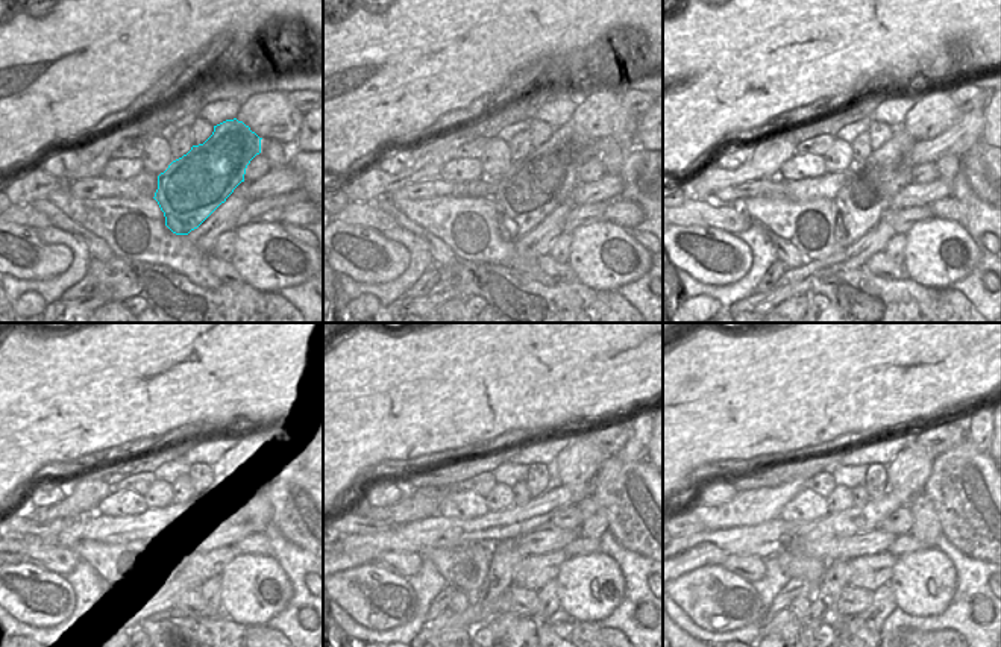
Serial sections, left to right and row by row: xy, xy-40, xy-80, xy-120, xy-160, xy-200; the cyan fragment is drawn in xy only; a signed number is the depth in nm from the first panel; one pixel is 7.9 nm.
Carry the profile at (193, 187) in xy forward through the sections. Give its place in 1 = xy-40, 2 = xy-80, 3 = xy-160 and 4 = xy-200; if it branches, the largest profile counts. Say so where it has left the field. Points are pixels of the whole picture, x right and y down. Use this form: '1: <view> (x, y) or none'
1: xy-40 (533, 187)
2: xy-80 (866, 196)
3: xy-160 (507, 555)
4: xy-200 (836, 576)

